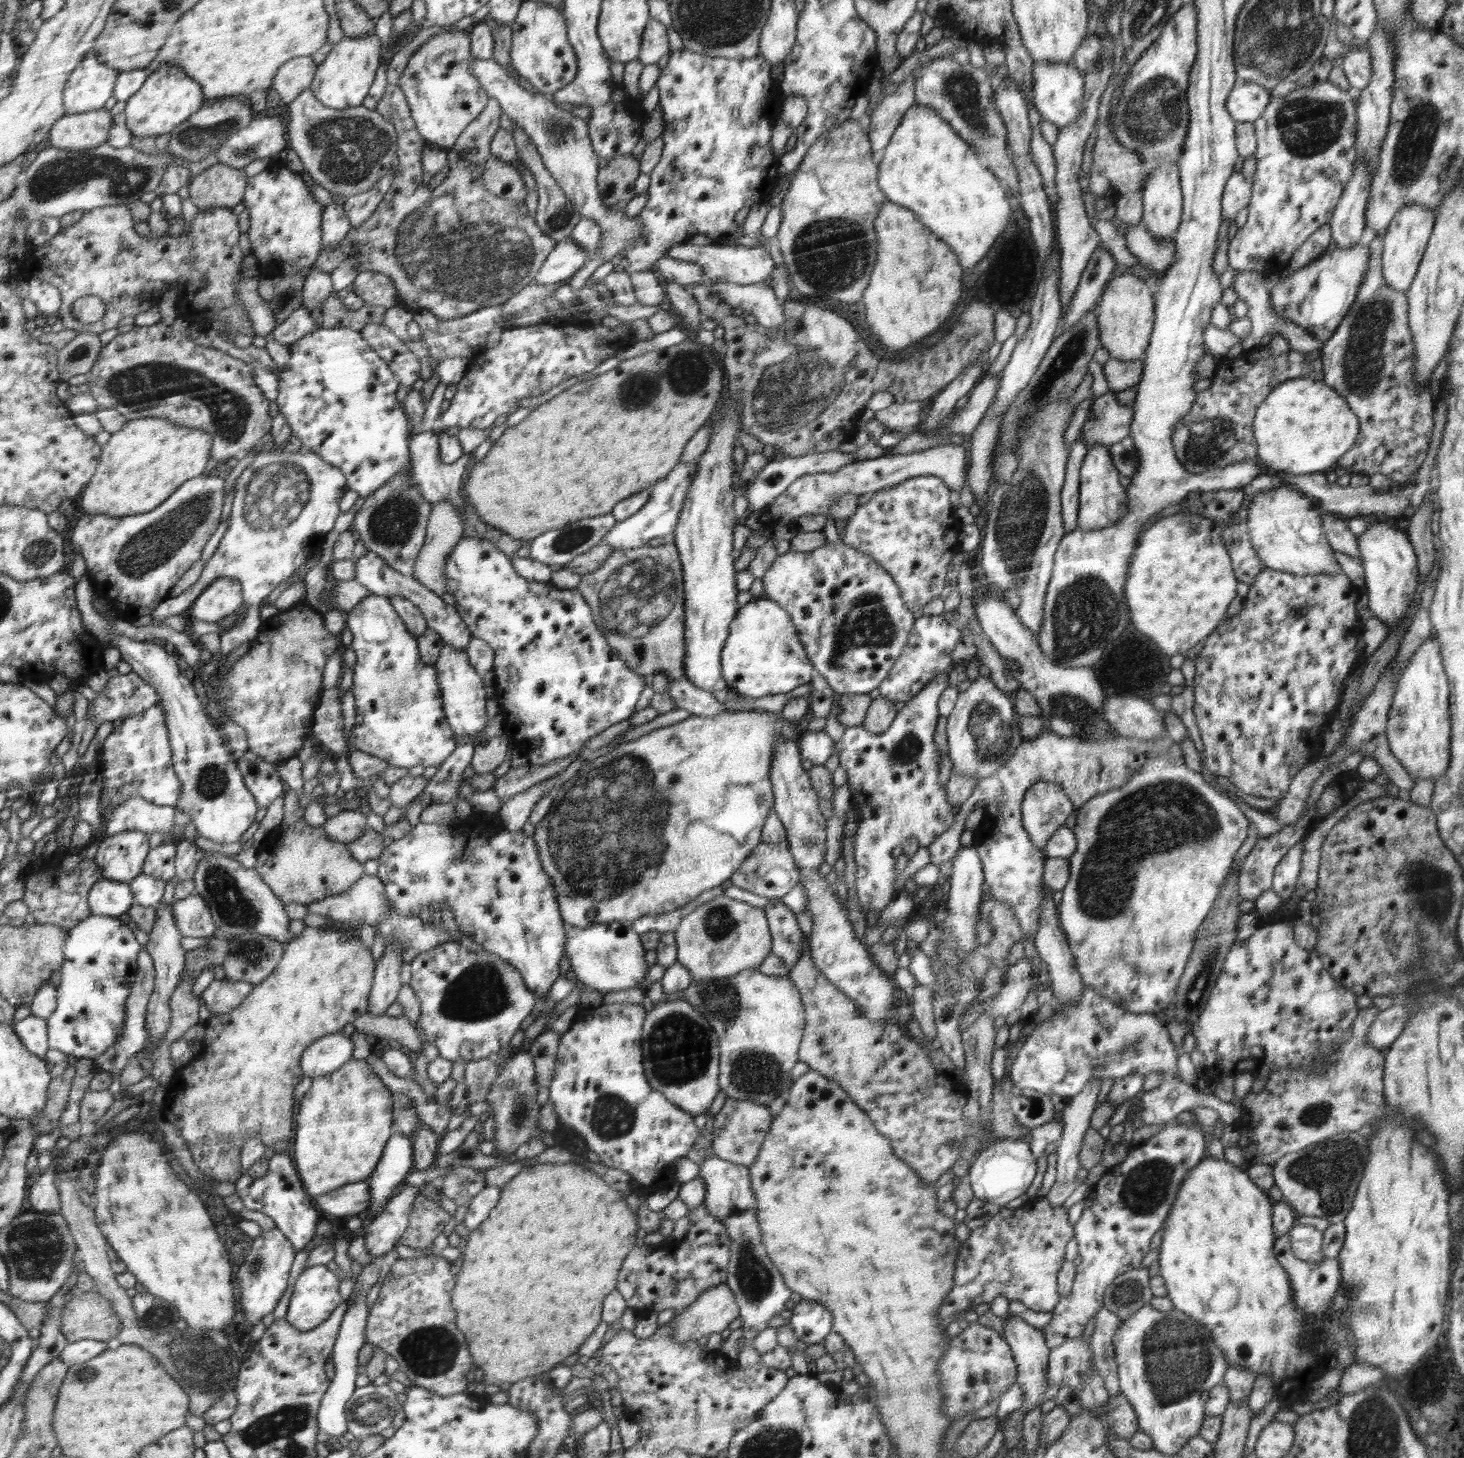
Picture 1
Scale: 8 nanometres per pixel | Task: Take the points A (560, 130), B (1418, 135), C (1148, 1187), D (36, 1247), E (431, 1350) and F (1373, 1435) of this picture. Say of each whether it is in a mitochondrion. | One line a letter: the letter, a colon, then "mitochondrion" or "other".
A: mitochondrion
B: mitochondrion
C: mitochondrion
D: mitochondrion
E: mitochondrion
F: mitochondrion

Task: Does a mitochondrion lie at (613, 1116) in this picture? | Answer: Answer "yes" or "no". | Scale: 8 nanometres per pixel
yes

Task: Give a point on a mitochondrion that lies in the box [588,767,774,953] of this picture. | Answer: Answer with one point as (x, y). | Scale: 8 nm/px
(719, 921)

